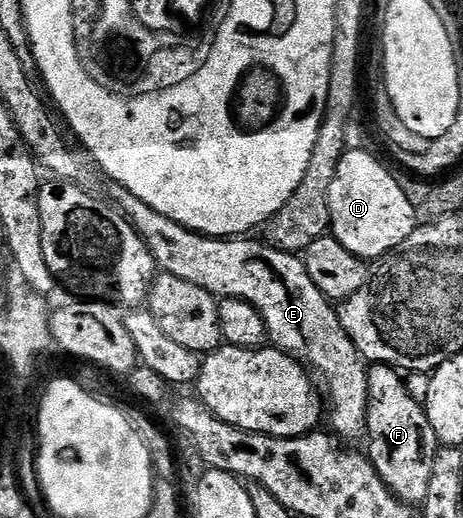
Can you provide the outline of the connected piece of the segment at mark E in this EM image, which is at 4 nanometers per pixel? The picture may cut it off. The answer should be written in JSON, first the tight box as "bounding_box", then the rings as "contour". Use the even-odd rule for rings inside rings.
{"bounding_box":[107,184,367,443],"contour":[[[108,184],[107,193],[117,203],[125,218],[126,224],[135,230],[136,235],[145,242],[148,251],[153,255],[156,266],[169,275],[177,275],[177,279],[185,279],[185,283],[195,283],[205,291],[209,291],[217,299],[241,299],[249,303],[261,315],[267,328],[270,344],[288,353],[300,365],[306,367],[312,374],[324,373],[321,389],[325,394],[326,404],[331,413],[331,425],[334,436],[344,442],[352,443],[364,436],[367,427],[367,370],[364,358],[360,357],[353,339],[341,327],[336,306],[327,300],[319,288],[309,279],[307,262],[302,256],[275,249],[274,246],[251,239],[220,239],[205,237],[178,225],[175,221],[153,211],[147,203],[141,203],[137,195],[133,195],[125,187]]]}

